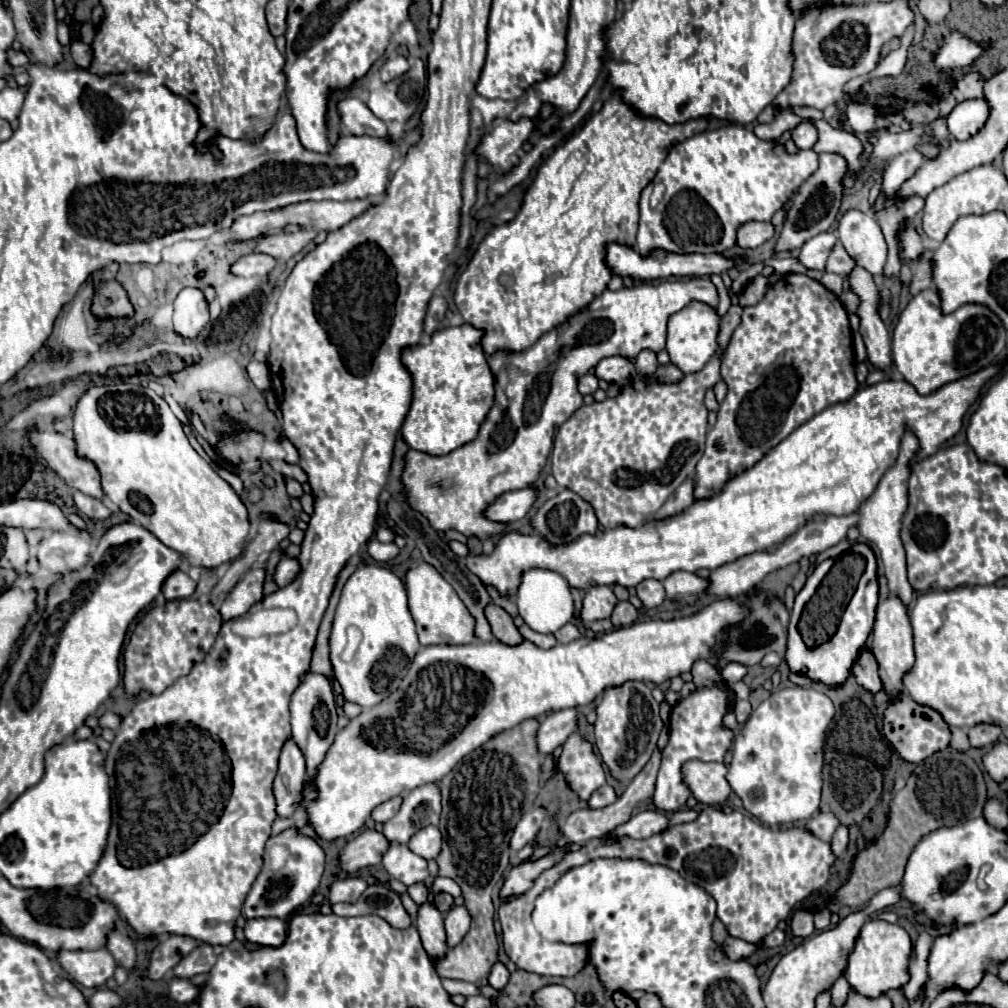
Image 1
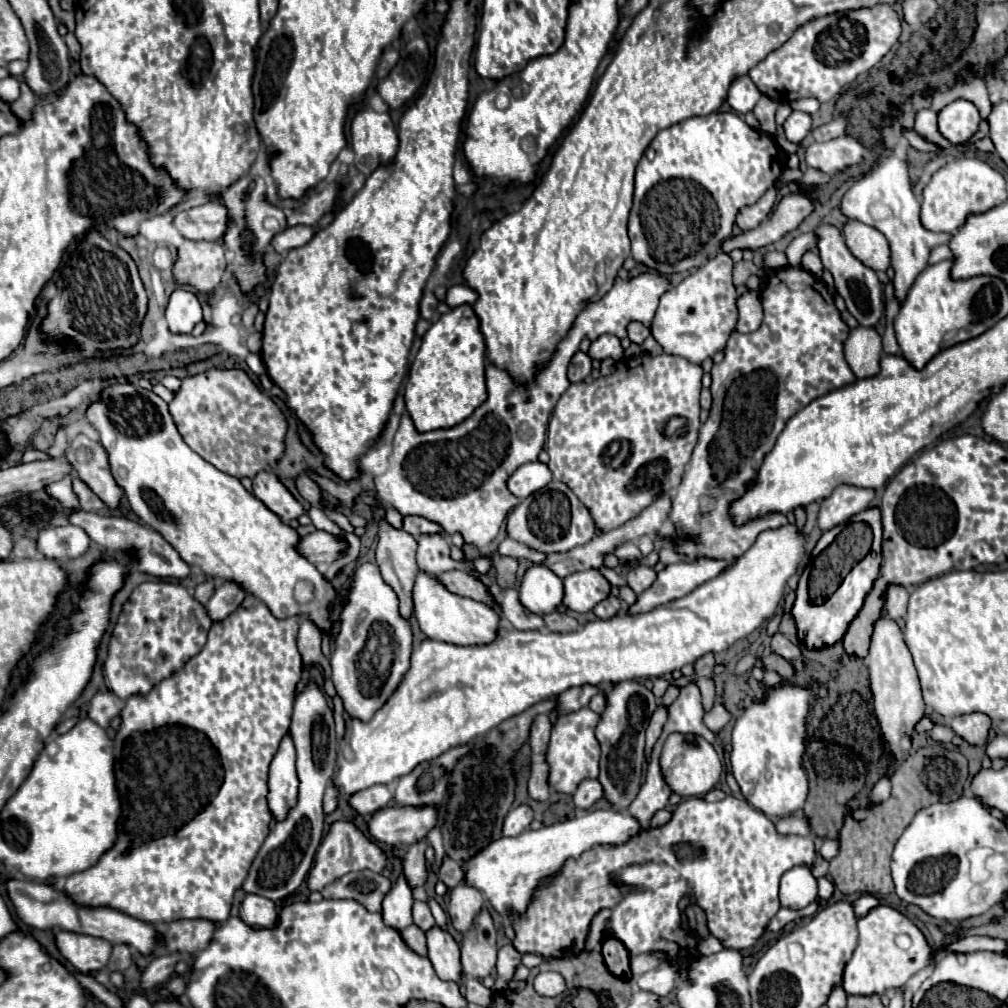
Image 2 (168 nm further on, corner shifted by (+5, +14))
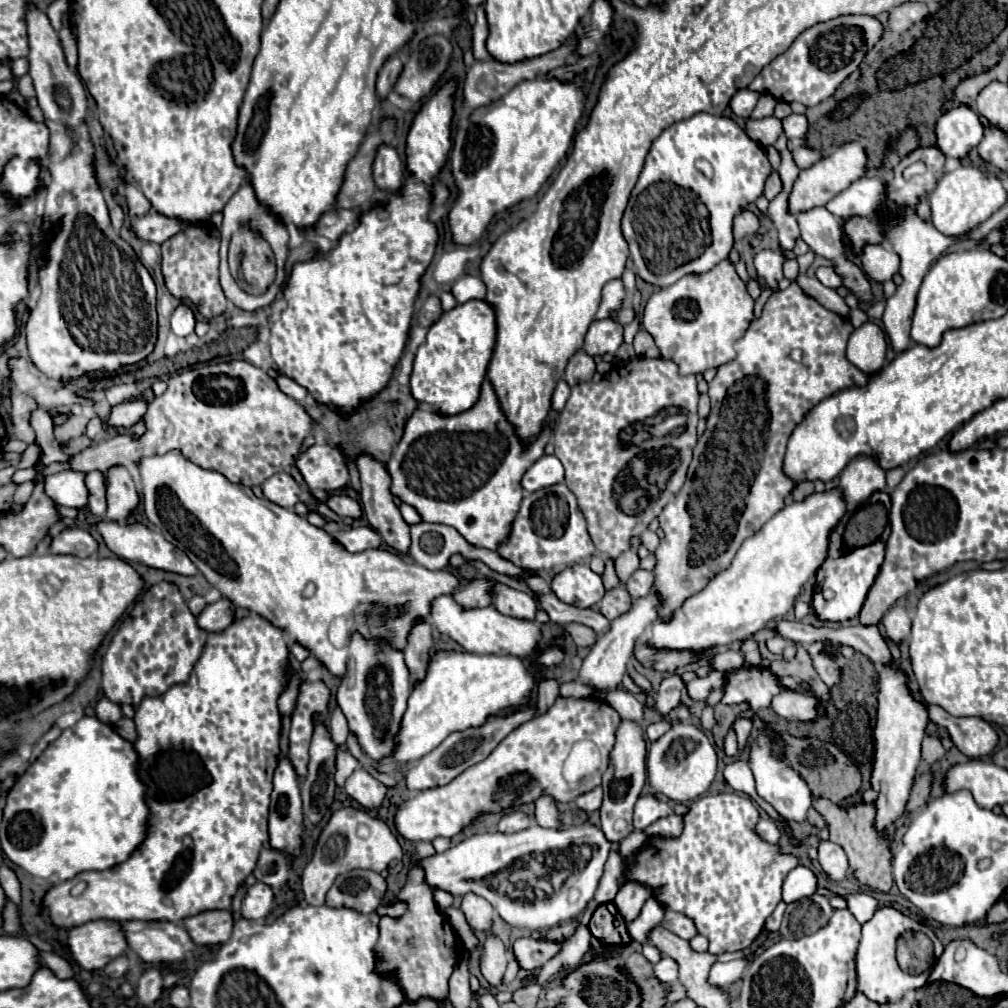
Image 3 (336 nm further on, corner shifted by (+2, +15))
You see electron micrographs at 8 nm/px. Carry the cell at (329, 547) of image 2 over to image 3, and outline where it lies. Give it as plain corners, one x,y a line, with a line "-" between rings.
350,527
346,531
340,531
336,535
336,539
352,553
358,553
358,551
366,551
366,549
376,549
382,545
382,537
380,533
376,533
376,529
372,527

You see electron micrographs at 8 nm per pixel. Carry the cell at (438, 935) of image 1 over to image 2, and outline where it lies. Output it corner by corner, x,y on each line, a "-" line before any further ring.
437,924
425,932
427,936
427,956
441,980
459,980
461,962
459,962
459,946
453,936
439,928

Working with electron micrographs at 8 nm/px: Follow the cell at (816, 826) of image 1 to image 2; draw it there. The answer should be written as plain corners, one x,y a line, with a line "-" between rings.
791,814
791,816
779,818
775,822
775,826
777,826
777,830
781,834
801,834
801,836
809,836
809,832
811,832
811,822
807,820
805,814
801,814
801,816

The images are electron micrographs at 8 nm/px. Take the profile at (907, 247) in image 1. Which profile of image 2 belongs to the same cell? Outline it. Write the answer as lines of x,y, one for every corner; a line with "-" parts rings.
889,156
879,158
871,172
863,180
855,182
841,200
841,210
847,218
861,220
869,226
875,226
885,234
891,246
891,266
895,270
895,294
899,300
905,298
907,290
915,282
917,274
925,270
927,258
933,246
947,244
951,234
935,234
921,226
919,222
919,202
913,196
913,186
909,180
909,162
905,158

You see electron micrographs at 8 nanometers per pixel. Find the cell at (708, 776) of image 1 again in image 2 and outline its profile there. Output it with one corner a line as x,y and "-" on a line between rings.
671,734
663,746
661,754
661,770
665,776
665,782
669,788
681,796
703,796
705,792
713,790
713,786
719,782
723,764
715,748
701,736
683,736
683,734

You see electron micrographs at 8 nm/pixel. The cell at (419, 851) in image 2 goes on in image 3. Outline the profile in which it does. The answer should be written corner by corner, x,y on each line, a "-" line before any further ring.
418,855
410,861
408,881
392,903
406,903
406,913
402,917
380,917
380,939
376,943
376,973
382,977
394,977
404,993
406,1001
418,1001
422,997
444,1001
448,995
448,979
458,955
458,935
446,915
438,909
432,889
424,883
424,873
414,865

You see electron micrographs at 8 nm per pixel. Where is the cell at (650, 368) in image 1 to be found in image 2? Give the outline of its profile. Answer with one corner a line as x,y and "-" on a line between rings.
631,322
631,324
627,326
627,330
629,330
629,340
635,342
635,344
643,344
643,340
651,334
641,322

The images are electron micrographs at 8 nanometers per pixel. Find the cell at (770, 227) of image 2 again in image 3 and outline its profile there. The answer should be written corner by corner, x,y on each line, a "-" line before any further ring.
850,141
850,143
840,145
836,151
824,155
820,161
816,161
816,165
802,169
790,193
790,211
800,213
818,205
826,205
834,195
844,191
852,181
866,175
866,161
868,159
866,159
864,147
858,141

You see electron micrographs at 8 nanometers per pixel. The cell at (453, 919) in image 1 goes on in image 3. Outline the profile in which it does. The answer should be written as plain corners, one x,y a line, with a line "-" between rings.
474,893
464,895
462,911
464,911
464,915
474,931
490,931
494,909
488,901
484,901
484,897
474,895

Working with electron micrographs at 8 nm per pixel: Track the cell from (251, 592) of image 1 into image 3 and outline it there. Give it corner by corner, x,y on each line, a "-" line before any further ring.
224,597
212,605
206,605
204,611
198,615
198,625
206,633
224,631
232,621
234,621
234,605

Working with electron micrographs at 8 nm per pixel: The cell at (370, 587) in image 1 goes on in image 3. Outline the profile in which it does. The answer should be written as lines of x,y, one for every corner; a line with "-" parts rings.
358,633
352,635
348,649
348,671
336,693
338,707
346,715
350,733
356,735
366,757
380,761
380,757
392,753
392,737
396,737
396,729
400,729
400,717
404,715
408,693
412,691
408,667
400,651
380,651
376,641
366,641

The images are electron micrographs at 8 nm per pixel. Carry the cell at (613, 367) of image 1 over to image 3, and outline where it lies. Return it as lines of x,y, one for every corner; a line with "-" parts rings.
600,319
592,321
586,339
584,339
584,351
588,355
604,355
604,353
616,353
622,345
622,325
614,319

